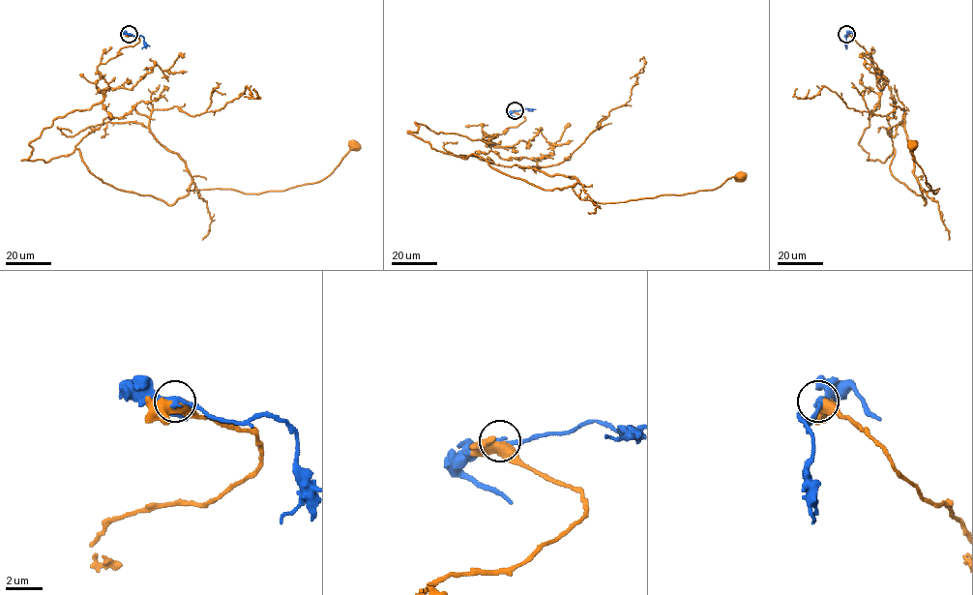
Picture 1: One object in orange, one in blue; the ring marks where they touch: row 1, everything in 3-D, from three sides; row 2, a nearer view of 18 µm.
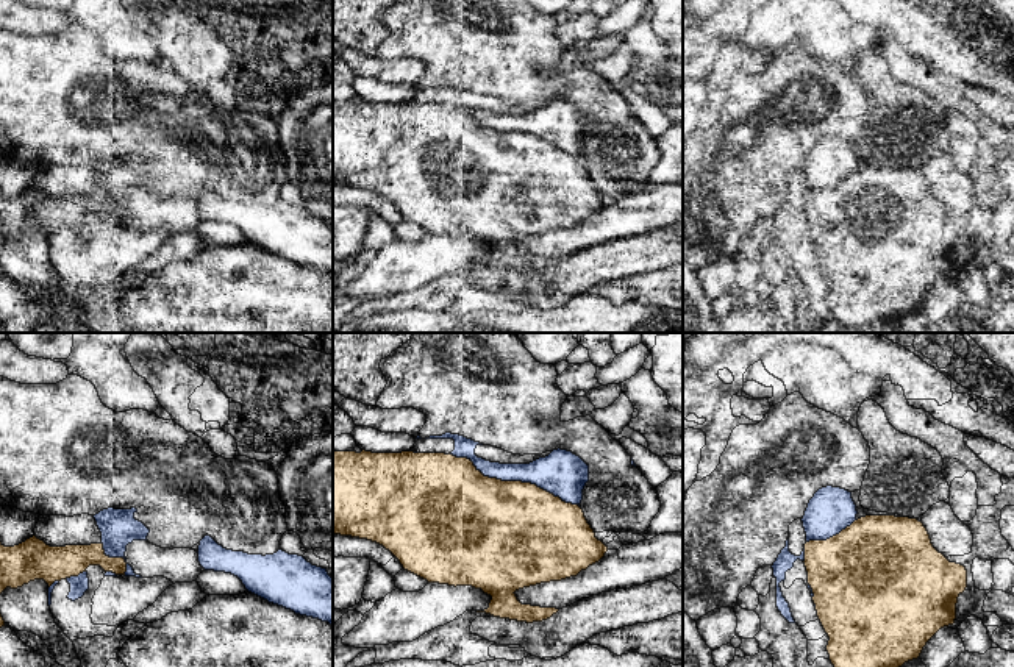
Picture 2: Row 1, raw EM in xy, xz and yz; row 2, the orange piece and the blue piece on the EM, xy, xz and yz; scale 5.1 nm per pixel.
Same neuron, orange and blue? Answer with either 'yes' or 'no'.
no

